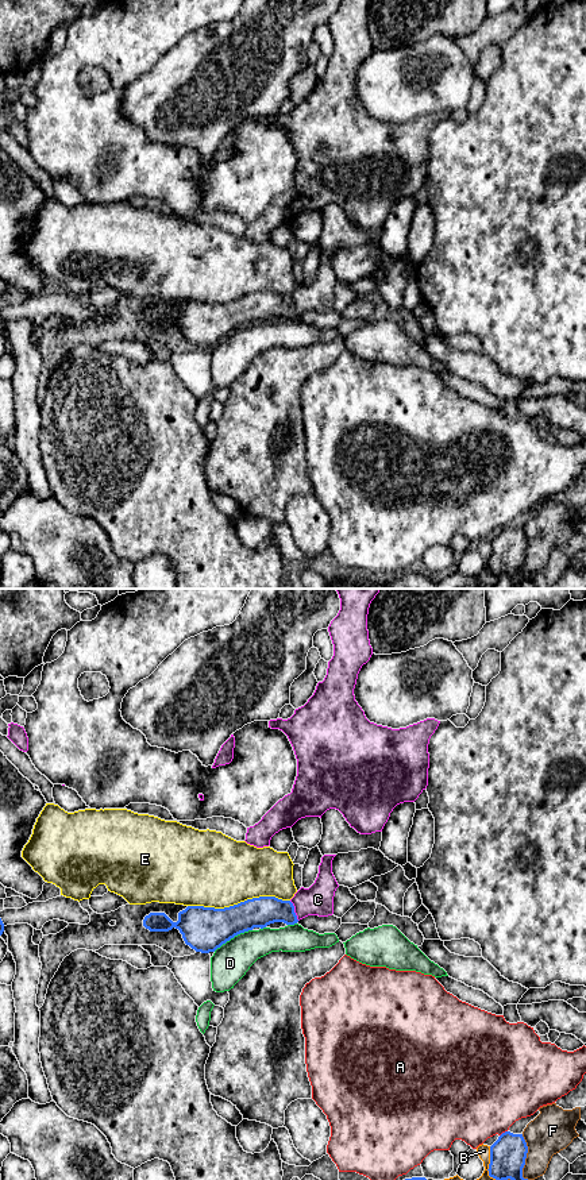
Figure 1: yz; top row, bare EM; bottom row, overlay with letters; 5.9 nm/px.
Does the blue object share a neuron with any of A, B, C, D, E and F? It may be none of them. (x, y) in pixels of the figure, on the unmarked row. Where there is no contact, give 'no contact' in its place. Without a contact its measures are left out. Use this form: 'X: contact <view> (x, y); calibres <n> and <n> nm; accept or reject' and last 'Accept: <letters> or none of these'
A: contact yz (502, 528); calibres 220 and 480 nm; reject
B: contact yz (489, 560); calibres 220 and 180 nm; reject
C: contact yz (293, 305); calibres 180 and 180 nm; accept
D: contact yz (232, 332); calibres 280 and 220 nm; reject
E: contact yz (238, 299); calibres 260 and 440 nm; reject
F: contact yz (524, 555); calibres 220 and 260 nm; reject
Accept: C

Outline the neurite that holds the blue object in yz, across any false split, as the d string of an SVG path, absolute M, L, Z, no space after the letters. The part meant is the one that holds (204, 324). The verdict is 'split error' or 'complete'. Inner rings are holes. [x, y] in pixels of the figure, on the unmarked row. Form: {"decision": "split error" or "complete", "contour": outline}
{"decision": "split error", "contour": "M324 250L319 269L309 284L301 282L290 296L275 292L259 292L238 300L215 304L188 301L173 317L165 308L150 308L143 321L150 327L178 324L186 340L196 347L215 347L235 331L266 323L274 317L294 320L308 311L328 312L334 309L334 292L339 282L332 269L336 250Z"}

